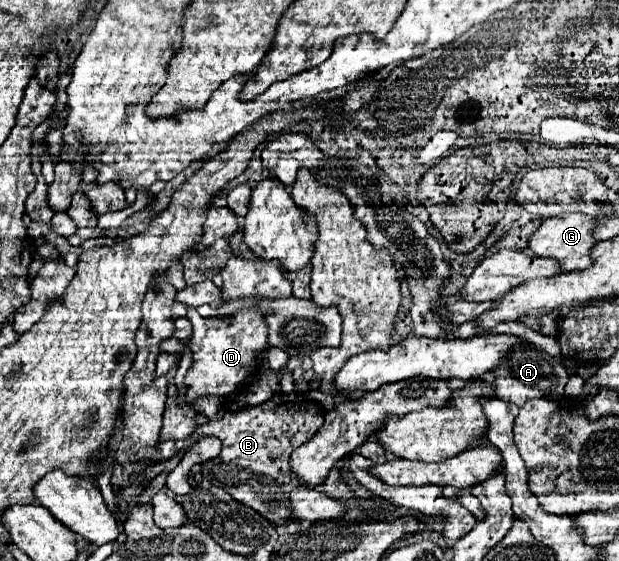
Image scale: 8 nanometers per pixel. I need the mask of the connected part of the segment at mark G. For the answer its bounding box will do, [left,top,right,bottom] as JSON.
[528,213,596,271]

